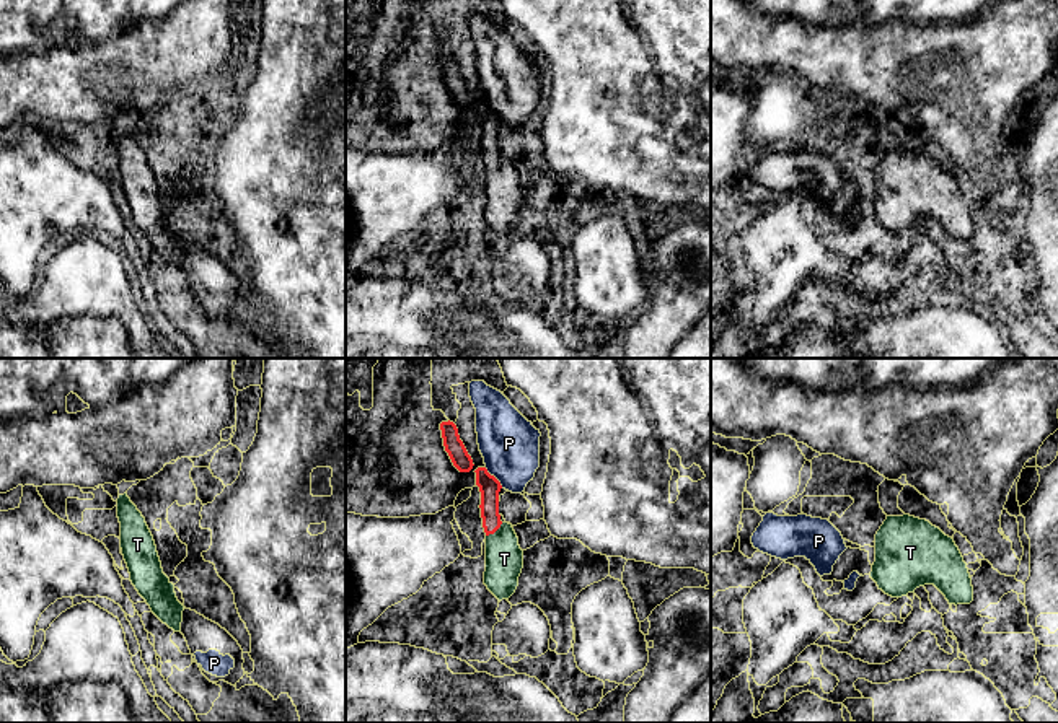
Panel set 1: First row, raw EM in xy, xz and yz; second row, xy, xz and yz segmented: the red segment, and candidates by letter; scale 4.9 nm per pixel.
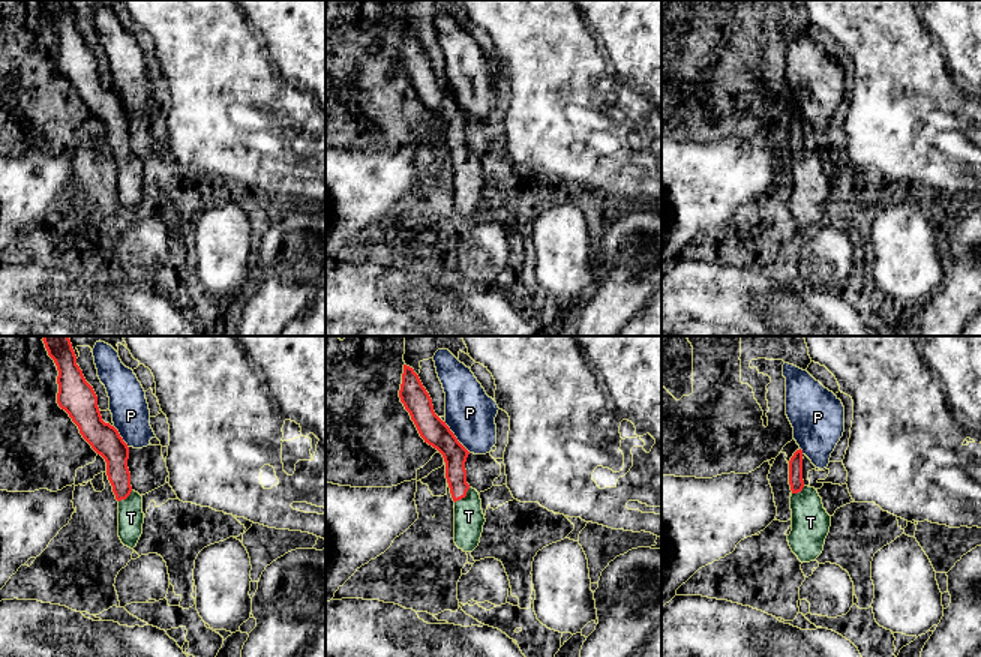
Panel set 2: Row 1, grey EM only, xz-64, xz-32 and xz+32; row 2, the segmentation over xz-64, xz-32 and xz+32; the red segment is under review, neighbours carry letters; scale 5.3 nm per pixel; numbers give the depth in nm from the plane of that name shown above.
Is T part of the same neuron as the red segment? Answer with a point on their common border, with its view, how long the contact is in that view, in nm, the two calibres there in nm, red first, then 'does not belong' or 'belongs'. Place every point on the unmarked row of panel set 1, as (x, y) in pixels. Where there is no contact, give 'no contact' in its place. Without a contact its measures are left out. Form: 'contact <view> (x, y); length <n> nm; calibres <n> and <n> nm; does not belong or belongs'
contact xz (494, 166); length 110 nm; calibres 110 and 190 nm; belongs

